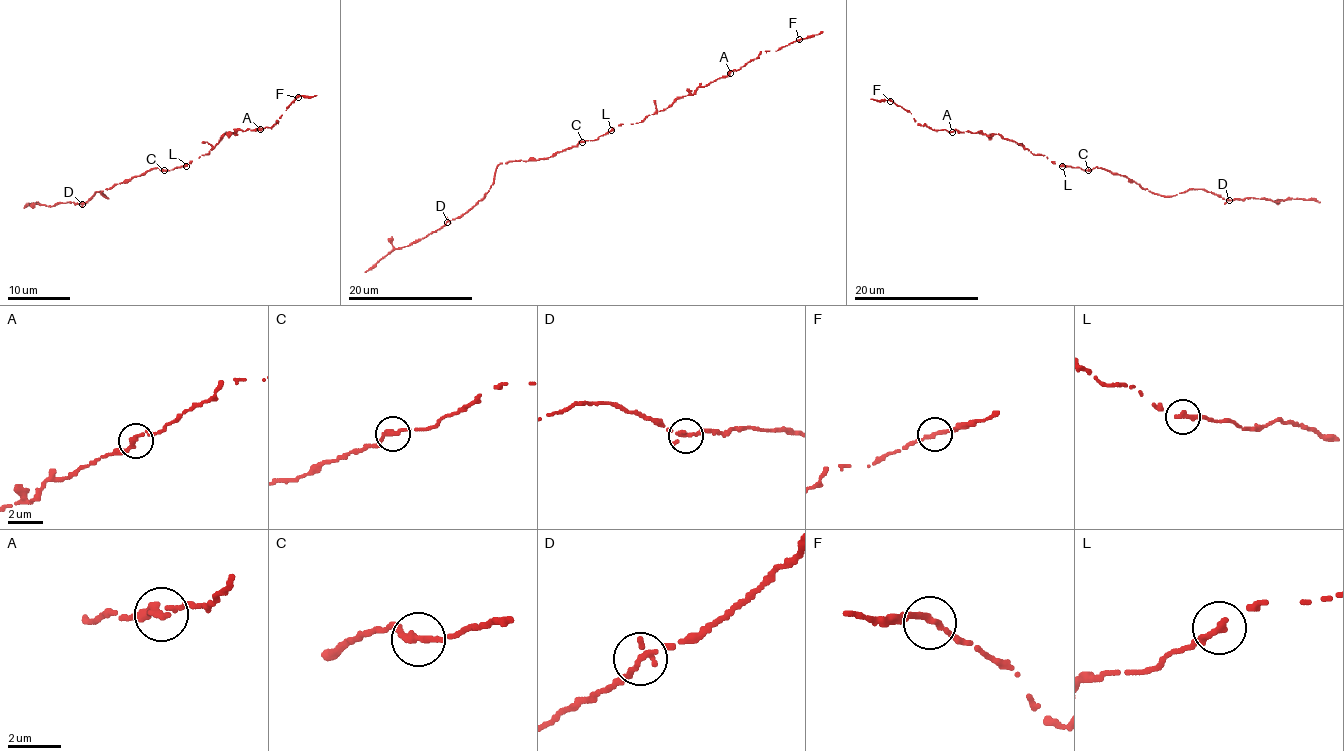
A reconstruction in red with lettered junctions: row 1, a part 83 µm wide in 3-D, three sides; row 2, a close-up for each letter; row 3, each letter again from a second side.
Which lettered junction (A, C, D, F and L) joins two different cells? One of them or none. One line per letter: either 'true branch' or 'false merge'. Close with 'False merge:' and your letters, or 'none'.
A: true branch
C: true branch
D: true branch
F: true branch
L: true branch
False merge: none

